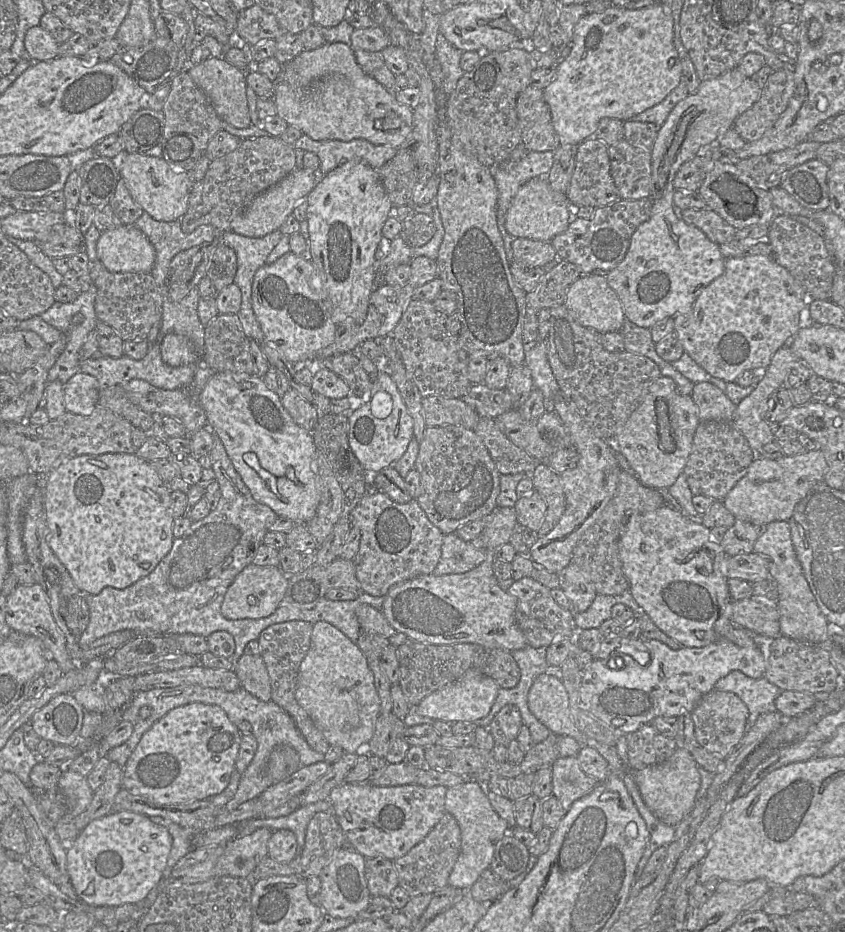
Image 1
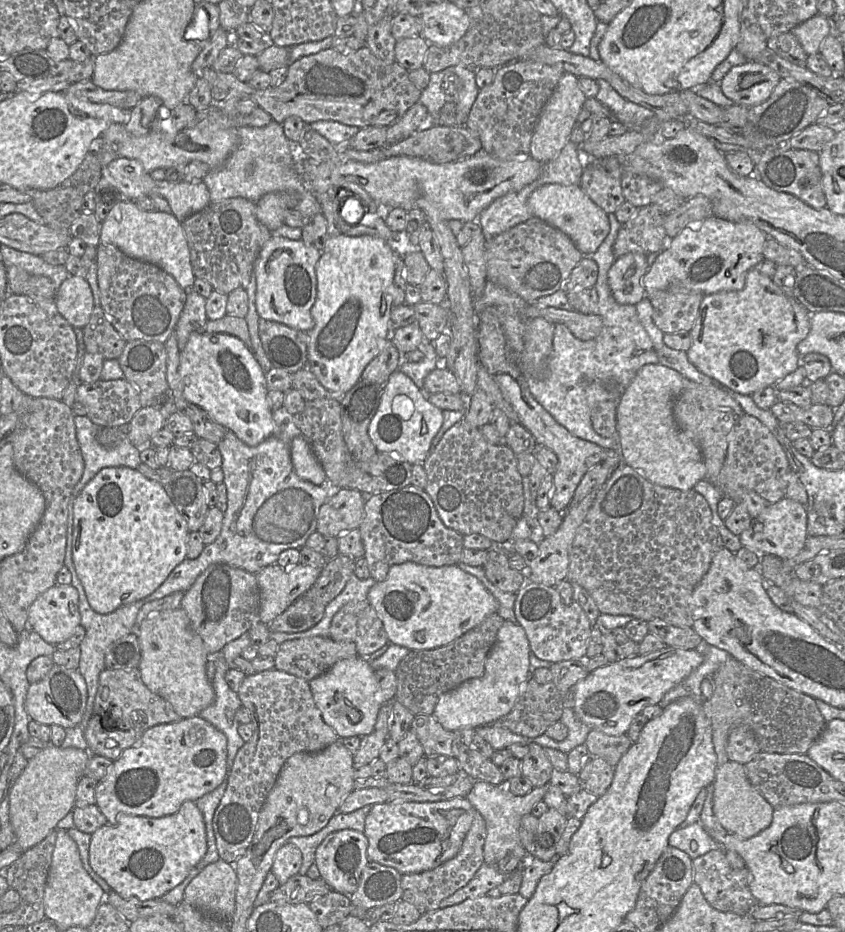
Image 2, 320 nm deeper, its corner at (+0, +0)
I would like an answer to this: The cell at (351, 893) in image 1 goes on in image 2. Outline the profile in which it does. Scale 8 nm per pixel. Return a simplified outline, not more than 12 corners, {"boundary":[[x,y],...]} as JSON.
{"boundary":[[363,832],[330,833],[315,863],[331,890],[351,895],[368,861]]}

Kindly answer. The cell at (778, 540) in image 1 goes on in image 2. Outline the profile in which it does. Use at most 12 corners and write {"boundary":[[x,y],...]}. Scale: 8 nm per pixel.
{"boundary":[[768,504],[739,535],[760,555],[788,559],[808,537],[805,506]]}

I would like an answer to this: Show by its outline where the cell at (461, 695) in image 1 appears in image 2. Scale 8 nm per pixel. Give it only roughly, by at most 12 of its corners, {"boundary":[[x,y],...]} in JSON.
{"boundary":[[505,621],[483,676],[444,693],[446,730],[508,714],[531,678],[529,641]]}

